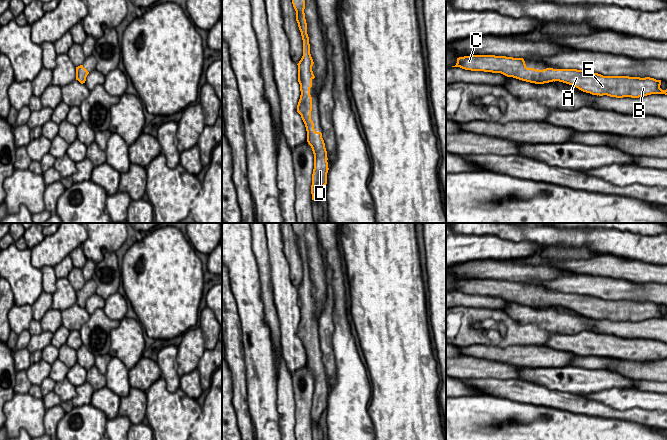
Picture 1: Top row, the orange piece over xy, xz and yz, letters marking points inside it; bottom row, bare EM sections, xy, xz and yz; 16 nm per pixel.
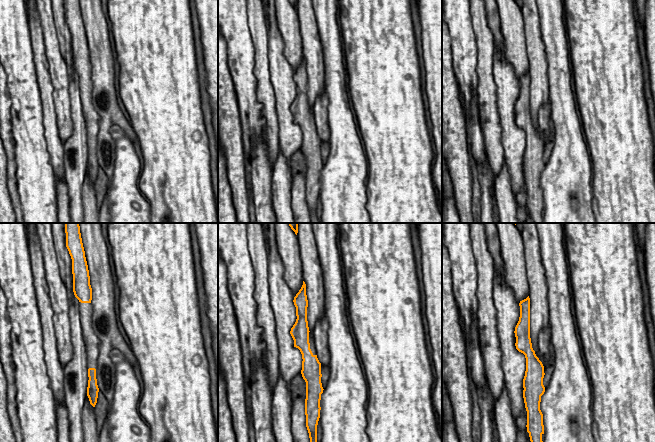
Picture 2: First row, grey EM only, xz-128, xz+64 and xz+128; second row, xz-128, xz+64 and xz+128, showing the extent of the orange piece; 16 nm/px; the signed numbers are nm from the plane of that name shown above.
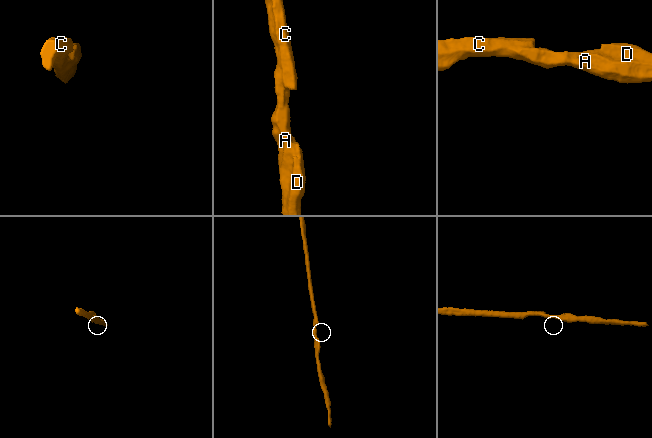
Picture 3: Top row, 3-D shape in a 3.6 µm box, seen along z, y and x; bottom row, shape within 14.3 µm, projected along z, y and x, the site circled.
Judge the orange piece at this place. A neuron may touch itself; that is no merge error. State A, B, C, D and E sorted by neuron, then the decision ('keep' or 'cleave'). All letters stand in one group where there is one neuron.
A B D E / C | cleave

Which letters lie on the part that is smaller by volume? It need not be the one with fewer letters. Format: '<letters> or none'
C

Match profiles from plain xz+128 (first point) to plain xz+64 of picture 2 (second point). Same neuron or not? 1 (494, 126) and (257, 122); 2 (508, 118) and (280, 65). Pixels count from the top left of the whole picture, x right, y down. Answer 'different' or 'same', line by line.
1: different
2: same

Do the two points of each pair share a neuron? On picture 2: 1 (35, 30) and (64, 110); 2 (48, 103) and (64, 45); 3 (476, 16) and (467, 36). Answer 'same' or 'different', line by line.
1: different
2: different
3: different

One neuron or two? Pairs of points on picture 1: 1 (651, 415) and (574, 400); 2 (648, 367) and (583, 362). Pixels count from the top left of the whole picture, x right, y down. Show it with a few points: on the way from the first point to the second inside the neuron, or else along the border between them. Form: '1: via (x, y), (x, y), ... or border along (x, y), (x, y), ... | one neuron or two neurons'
1: via (632, 414), (616, 414), (593, 408) | one neuron
2: via (632, 367), (599, 362) | one neuron

